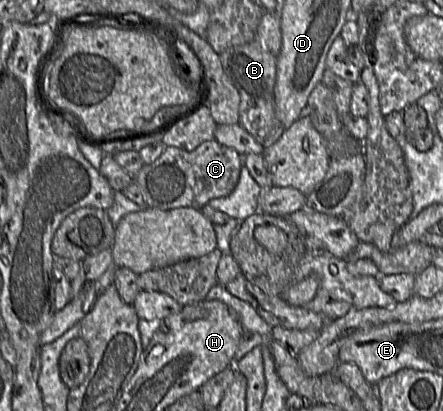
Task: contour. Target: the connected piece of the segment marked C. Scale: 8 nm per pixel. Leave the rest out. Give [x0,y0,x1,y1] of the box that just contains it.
[134,140,243,210]

